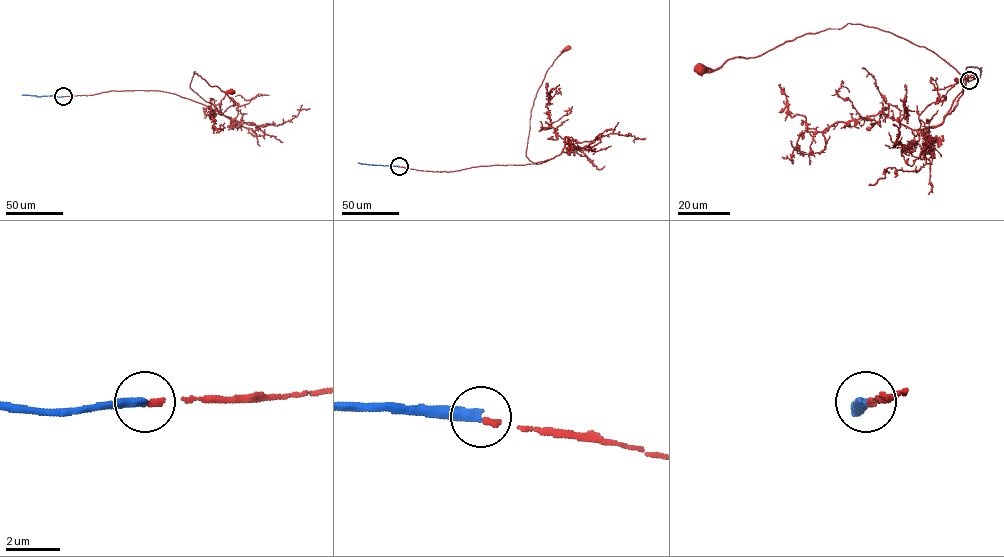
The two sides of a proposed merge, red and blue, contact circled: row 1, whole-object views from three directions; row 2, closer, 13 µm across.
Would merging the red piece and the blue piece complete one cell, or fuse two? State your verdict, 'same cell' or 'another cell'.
same cell

